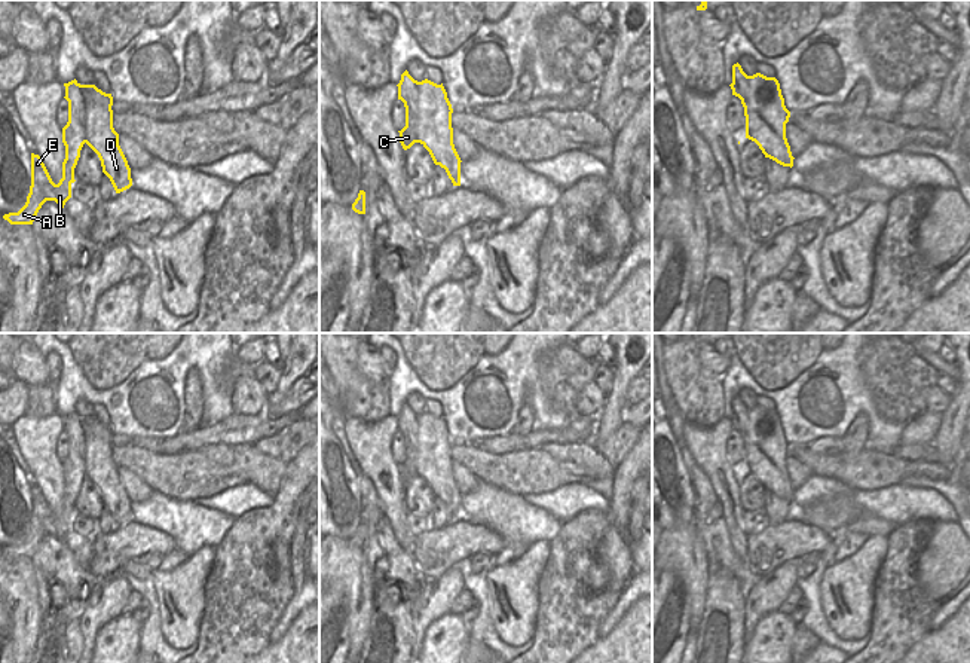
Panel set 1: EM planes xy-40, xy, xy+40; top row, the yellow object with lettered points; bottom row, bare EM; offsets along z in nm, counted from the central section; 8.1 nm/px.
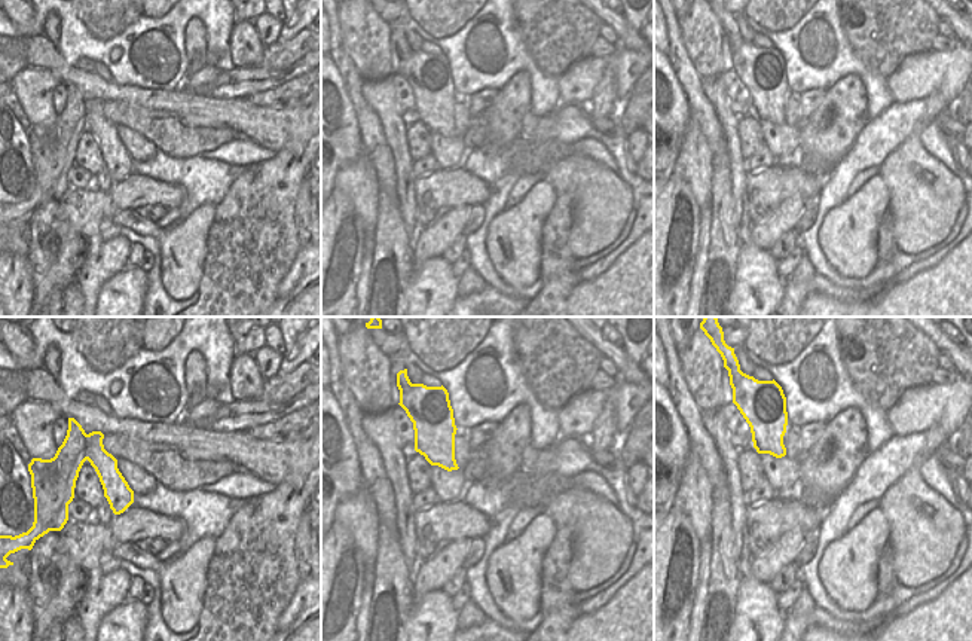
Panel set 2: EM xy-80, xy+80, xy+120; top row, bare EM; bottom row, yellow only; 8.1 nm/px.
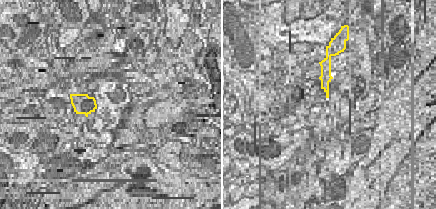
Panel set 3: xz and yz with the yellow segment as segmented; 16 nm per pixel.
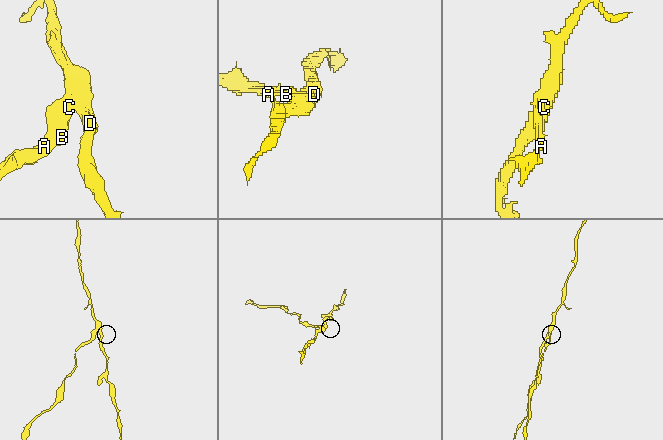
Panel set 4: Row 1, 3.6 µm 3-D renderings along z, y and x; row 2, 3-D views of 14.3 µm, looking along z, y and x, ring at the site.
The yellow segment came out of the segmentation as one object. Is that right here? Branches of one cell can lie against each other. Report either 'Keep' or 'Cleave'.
Cleave

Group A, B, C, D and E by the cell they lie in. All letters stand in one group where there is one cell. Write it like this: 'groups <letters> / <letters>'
groups A B C E / D

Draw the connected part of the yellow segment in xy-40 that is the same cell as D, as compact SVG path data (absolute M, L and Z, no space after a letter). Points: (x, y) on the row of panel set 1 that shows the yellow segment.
M76 79L64 83L65 89L79 88L86 103L86 144L98 155L102 172L110 178L116 193L132 186L131 168L119 146L113 128L113 97L95 85L80 85Z

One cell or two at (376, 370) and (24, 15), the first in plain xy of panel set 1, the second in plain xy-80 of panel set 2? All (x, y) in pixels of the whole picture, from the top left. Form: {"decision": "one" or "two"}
{"decision": "one"}

